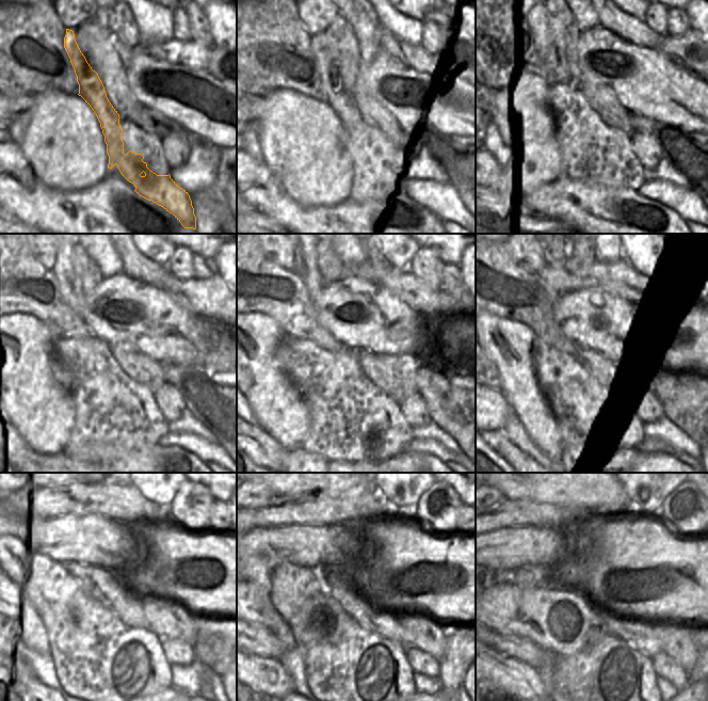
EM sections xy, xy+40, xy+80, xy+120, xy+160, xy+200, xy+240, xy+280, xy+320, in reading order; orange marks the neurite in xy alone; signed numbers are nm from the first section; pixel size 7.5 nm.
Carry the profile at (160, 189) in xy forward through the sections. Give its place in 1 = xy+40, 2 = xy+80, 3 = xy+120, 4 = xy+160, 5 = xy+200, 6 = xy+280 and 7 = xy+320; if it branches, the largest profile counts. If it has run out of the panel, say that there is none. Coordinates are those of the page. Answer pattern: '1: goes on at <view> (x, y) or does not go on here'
1: goes on at xy+40 (330, 77)
2: goes on at xy+80 (558, 61)
3: goes on at xy+120 (70, 286)
4: goes on at xy+160 (306, 268)
5: goes on at xy+200 (550, 255)
6: goes on at xy+280 (371, 646)
7: goes on at xy+320 (610, 646)

